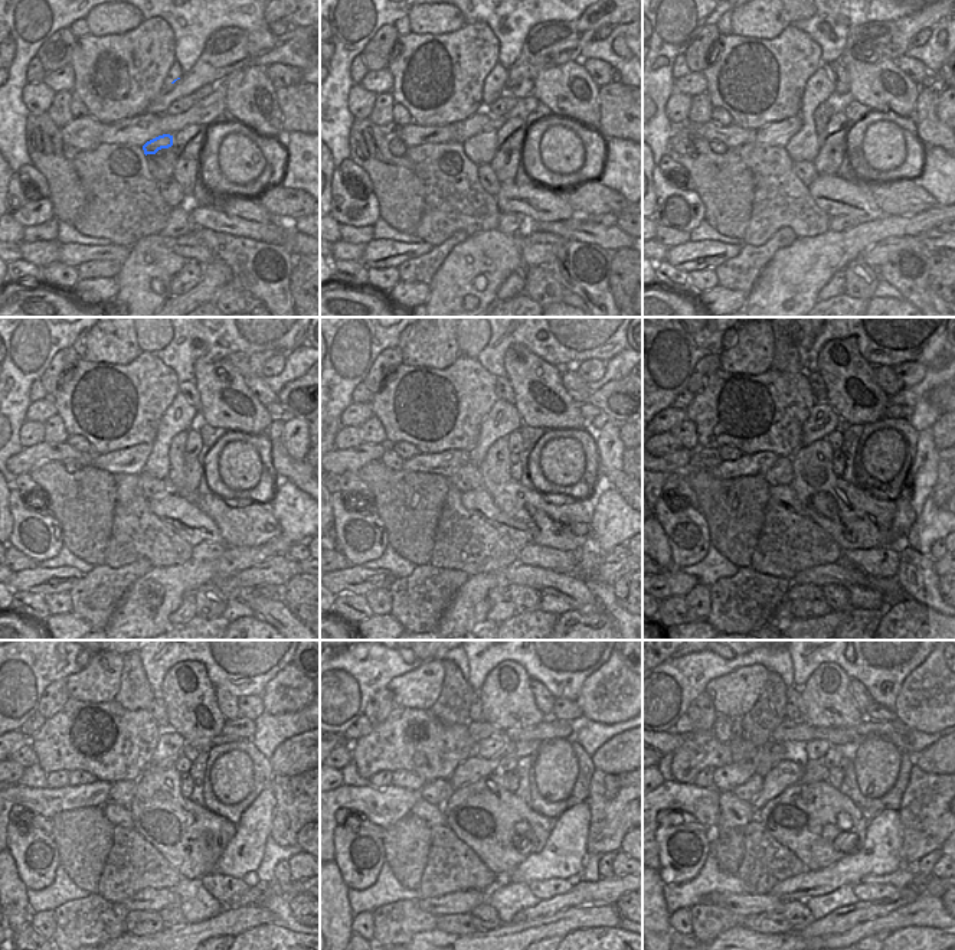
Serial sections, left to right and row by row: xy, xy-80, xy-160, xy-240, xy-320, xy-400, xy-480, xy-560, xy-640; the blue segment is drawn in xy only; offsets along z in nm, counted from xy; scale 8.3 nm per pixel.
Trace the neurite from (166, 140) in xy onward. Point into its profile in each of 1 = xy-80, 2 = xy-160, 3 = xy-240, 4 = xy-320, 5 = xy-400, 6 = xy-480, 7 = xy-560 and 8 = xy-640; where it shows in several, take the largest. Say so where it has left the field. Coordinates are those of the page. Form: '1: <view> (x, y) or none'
1: xy-80 (481, 147)
2: xy-160 (804, 146)
3: xy-240 (180, 415)
4: xy-320 (503, 418)
5: xy-400 (823, 420)
6: xy-480 (170, 743)
7: xy-560 (487, 748)
8: xy-640 (817, 748)

